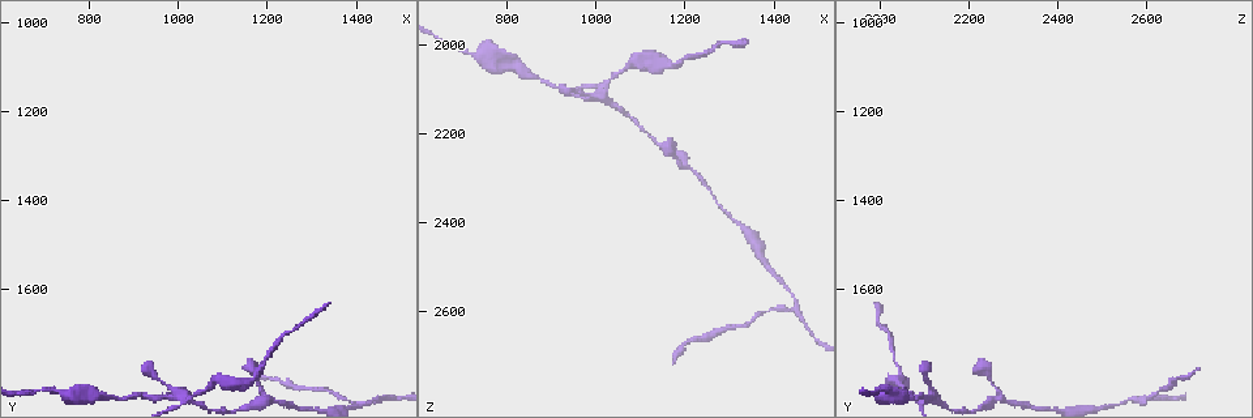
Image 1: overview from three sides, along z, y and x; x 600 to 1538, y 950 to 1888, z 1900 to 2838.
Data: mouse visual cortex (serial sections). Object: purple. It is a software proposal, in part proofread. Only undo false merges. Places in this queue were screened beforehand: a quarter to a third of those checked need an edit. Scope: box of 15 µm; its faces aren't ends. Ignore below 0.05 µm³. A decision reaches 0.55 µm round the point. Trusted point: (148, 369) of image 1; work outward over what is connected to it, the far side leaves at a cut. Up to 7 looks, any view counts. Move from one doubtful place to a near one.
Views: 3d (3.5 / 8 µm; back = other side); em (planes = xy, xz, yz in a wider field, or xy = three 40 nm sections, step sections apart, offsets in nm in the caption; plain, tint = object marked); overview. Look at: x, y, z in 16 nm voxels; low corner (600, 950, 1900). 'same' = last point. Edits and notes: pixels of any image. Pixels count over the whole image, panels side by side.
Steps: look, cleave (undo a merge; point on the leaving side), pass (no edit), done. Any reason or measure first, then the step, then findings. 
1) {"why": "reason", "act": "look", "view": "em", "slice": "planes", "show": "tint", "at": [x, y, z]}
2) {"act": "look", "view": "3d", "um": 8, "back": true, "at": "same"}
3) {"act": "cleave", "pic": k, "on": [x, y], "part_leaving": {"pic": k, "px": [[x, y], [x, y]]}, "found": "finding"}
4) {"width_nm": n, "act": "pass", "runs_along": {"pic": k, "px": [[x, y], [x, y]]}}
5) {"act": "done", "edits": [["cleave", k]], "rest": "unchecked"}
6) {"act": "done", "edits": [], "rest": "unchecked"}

{"why": "two arms at a narrow angle", "act": "look", "view": "em", "slice": "planes", "show": "tint", "at": [1015, 1845, 2110]}

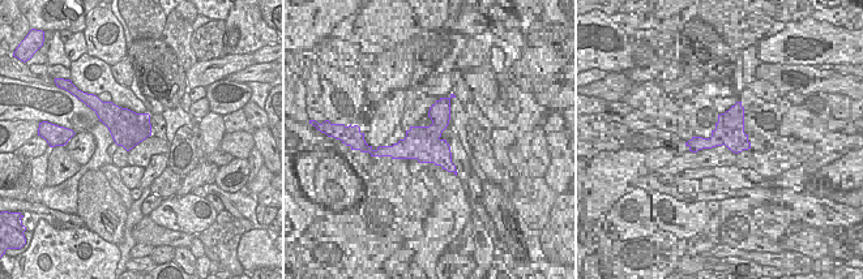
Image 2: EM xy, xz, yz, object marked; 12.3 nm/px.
{"act": "look", "view": "3d", "um": 3.5, "back": true, "at": "same"}

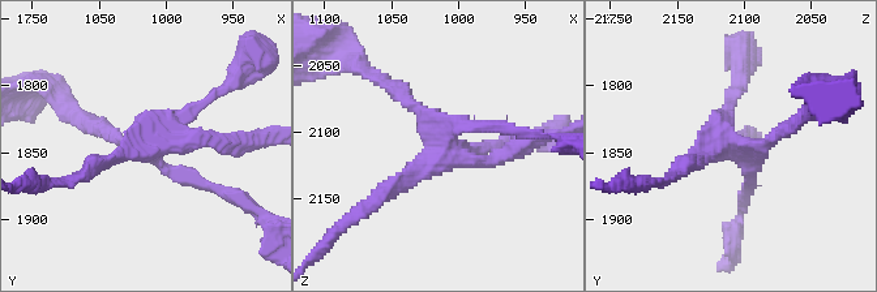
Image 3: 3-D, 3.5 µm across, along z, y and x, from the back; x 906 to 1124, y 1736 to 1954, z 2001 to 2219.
{"act": "cleave", "pic": 3, "on": [103, 133], "part_leaving": {"pic": 3, "px": [[445, 141], [437, 127], [358, 64]]}, "found": "two cells meet here"}

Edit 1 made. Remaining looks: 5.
{"act": "look", "view": "overview"}

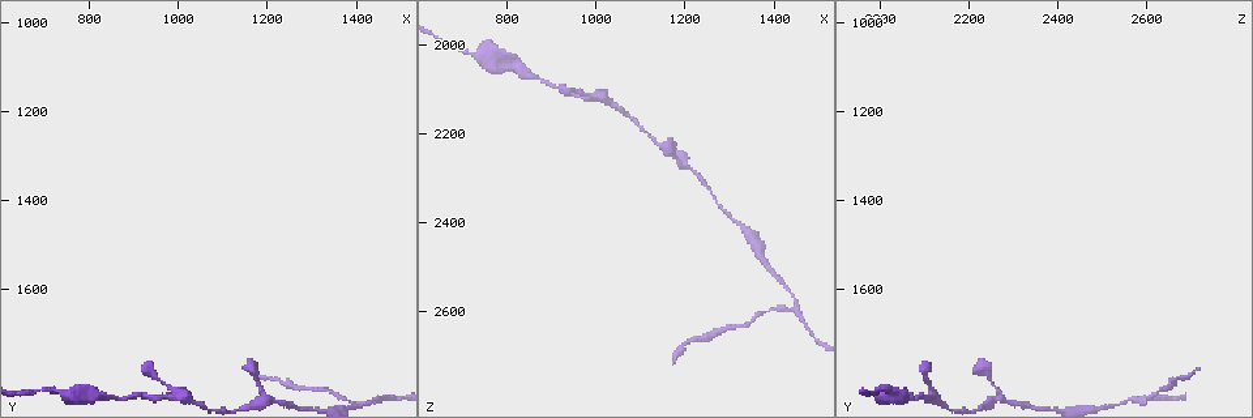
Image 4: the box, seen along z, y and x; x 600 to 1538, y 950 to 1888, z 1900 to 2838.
{"why": "abrupt turn", "act": "look", "view": "3d", "um": 3.5, "back": true, "at": [1200, 1845, 2270]}

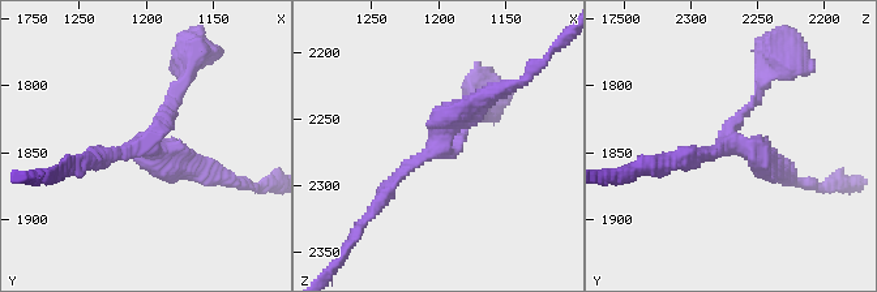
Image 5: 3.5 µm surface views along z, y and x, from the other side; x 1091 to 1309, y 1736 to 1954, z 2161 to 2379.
{"why": "need the tissue", "act": "look", "view": "em", "slice": "xy", "step": 2, "show": "tint", "at": [1200, 1846, 2268]}

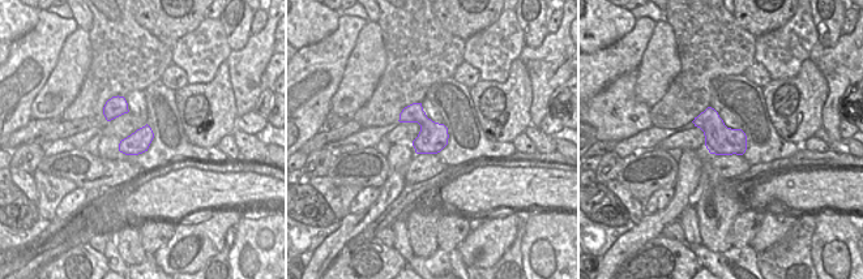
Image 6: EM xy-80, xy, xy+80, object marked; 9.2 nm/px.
{"arms": 3, "arm_widths_nm": [100, 150, 200], "act": "pass", "runs_along": {"pic": 5, "px": [[492, 90], [380, 204]]}, "found": "continuous, no second cell"}

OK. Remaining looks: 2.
{"why": "abrupt turn", "act": "look", "view": "3d", "um": 8, "back": true, "at": [1445, 1845, 2595]}

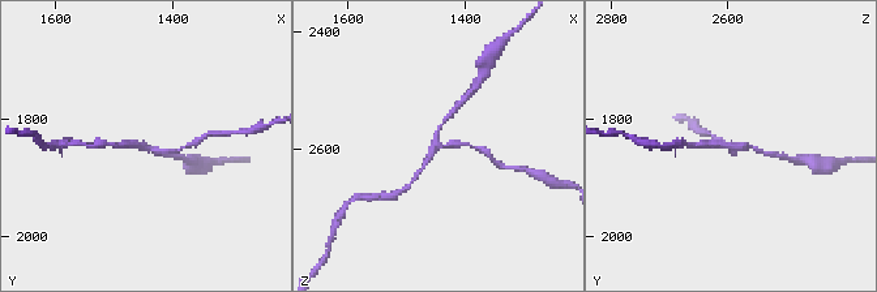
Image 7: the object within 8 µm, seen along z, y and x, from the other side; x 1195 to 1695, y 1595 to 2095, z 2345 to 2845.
{"act": "look", "view": "em", "slice": "xy", "step": 5, "show": "tint", "at": [1450, 1845, 2590]}

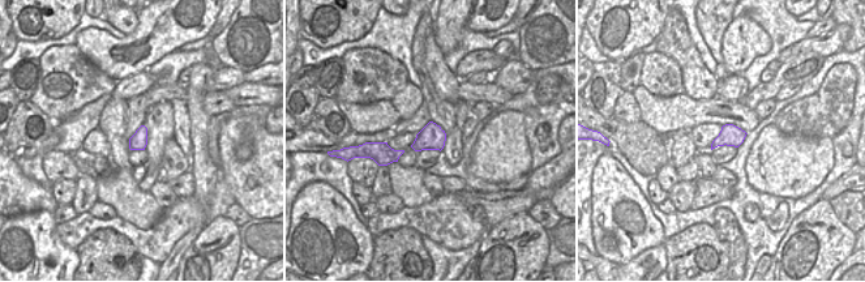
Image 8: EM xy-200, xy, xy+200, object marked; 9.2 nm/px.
{"arms": 3, "act": "pass", "runs_along": {"pic": 7, "px": [[450, 112], [435, 142], [474, 147]]}, "found": "continuous, no second cell"}

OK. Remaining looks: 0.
{"act": "done", "edits": [["cleave", 3]], "rest": "unchecked"}

